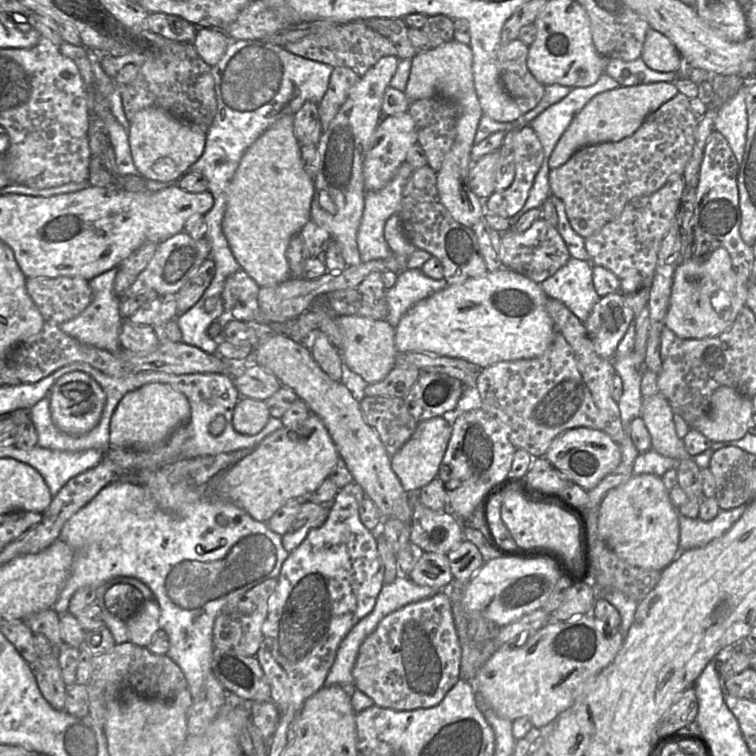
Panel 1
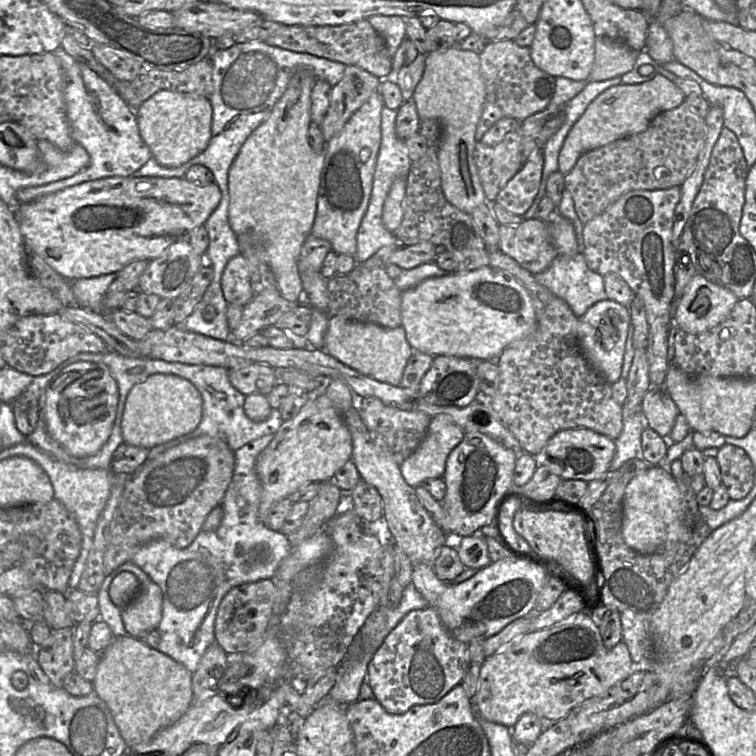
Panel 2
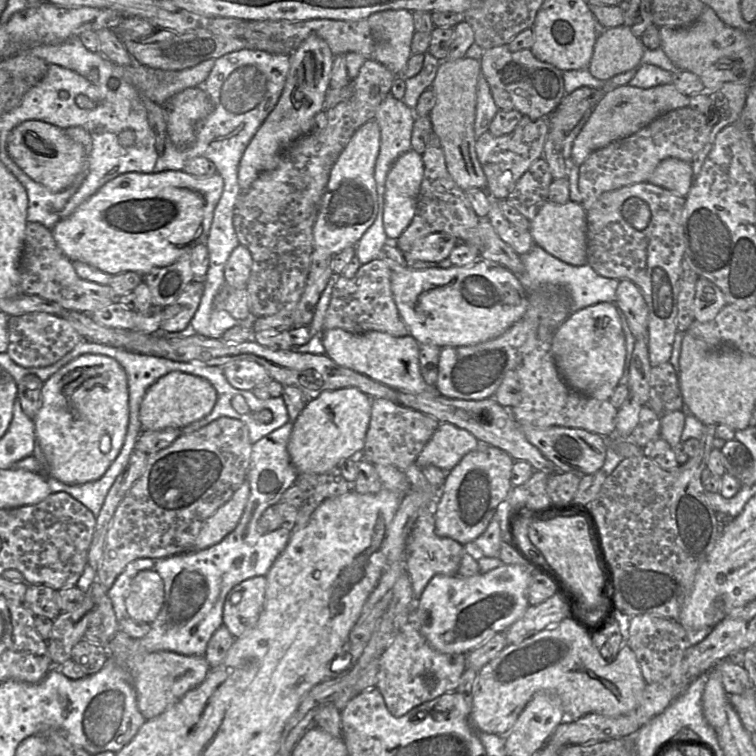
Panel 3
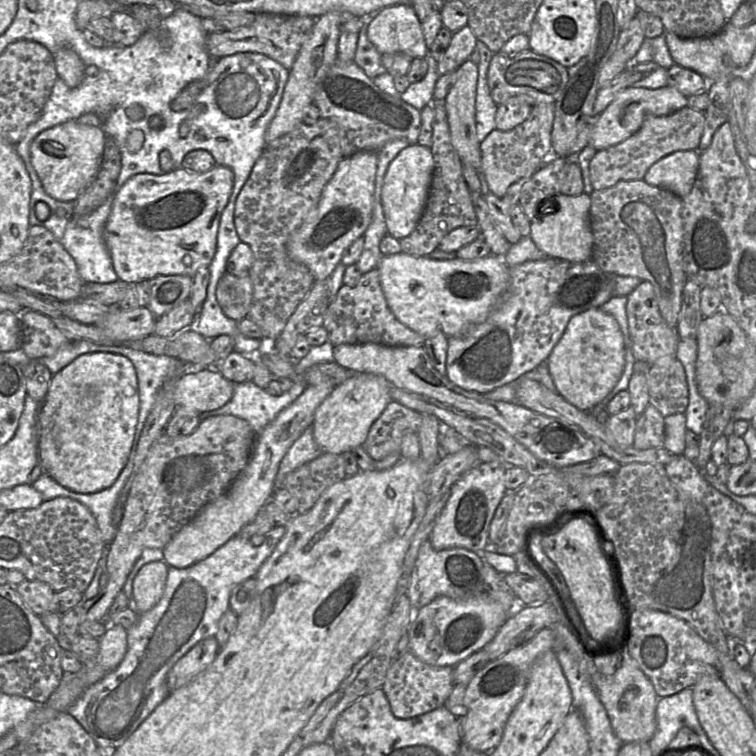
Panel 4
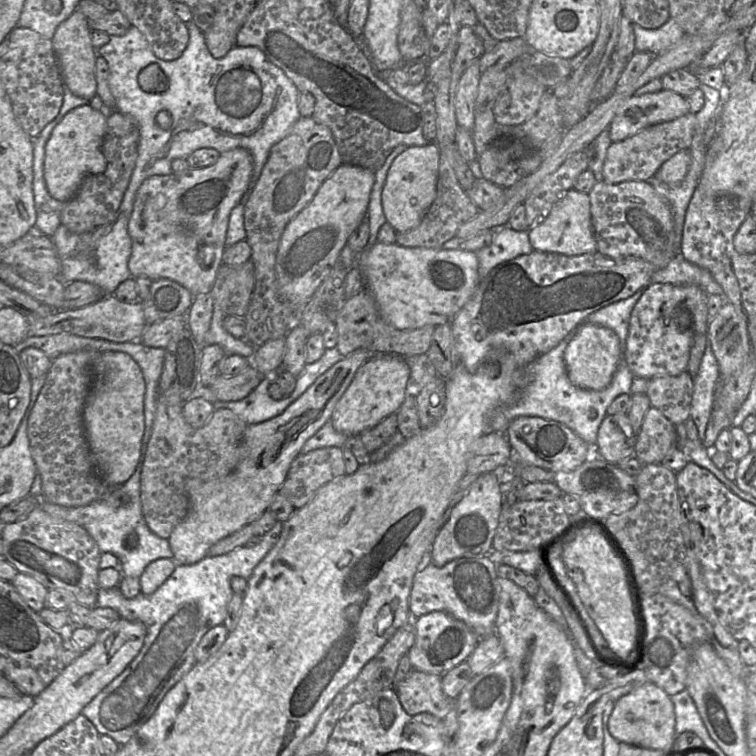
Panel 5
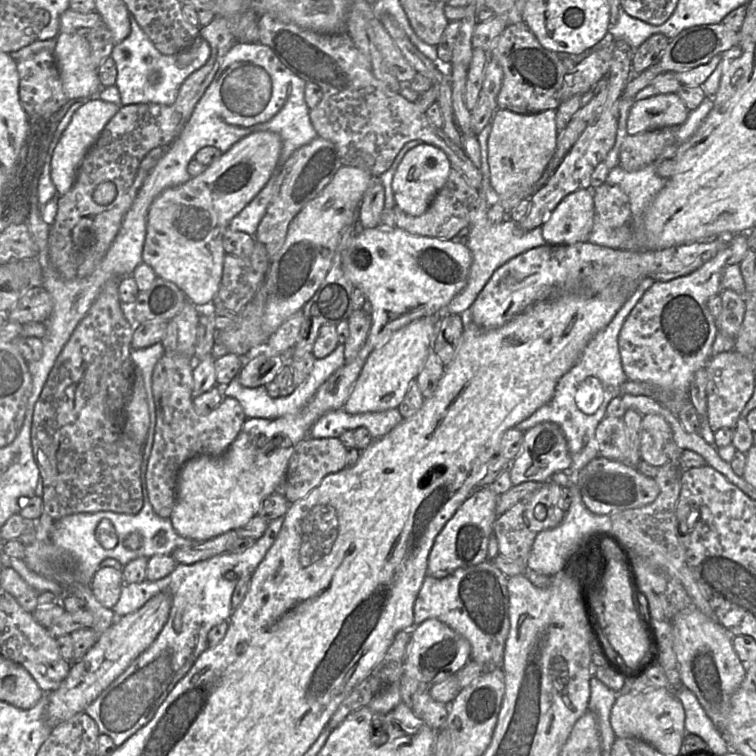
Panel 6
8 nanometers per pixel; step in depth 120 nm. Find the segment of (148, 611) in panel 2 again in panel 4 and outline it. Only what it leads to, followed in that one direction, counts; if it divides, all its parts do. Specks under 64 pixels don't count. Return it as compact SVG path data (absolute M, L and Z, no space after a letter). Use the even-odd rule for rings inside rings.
M156 561L145 564L133 580L132 605L138 614L151 610L165 590L168 564Z

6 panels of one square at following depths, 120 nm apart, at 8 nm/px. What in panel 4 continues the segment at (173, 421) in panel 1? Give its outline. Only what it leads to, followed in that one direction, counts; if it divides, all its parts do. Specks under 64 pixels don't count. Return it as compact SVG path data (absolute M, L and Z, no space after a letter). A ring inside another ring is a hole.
M215 368L181 375L175 385L176 405L199 414L216 410L231 400L233 384Z

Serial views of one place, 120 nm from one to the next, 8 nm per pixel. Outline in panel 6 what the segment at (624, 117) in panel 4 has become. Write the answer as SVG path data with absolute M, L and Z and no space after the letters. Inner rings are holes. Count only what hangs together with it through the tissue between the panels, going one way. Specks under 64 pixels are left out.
M676 93L657 94L635 101L627 119L627 134L632 136L664 127L681 126L689 112Z

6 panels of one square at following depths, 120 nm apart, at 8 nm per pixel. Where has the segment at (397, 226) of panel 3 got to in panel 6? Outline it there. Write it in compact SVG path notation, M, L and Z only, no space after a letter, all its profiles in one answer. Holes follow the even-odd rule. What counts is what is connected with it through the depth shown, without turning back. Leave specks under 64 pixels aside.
M426 143L410 149L403 157L392 179L396 205L408 215L422 215L446 183L450 170L450 161L441 149Z

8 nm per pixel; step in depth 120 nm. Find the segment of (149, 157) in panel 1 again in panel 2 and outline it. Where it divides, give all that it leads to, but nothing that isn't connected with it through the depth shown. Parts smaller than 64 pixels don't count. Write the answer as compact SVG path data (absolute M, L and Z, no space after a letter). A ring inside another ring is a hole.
M160 90L135 111L139 133L152 157L163 167L176 168L202 153L211 138L212 105L210 99Z

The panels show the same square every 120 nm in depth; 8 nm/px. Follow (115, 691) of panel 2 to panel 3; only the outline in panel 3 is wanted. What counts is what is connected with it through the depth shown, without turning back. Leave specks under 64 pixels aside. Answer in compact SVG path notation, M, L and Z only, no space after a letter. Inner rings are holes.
M119 630L115 636L105 644L108 658L113 658L118 665L128 670L136 691L138 708L146 720L152 719L179 701L188 691L199 686L210 671L210 666L204 656L185 656L170 651L152 653L138 653L139 640L130 637Z

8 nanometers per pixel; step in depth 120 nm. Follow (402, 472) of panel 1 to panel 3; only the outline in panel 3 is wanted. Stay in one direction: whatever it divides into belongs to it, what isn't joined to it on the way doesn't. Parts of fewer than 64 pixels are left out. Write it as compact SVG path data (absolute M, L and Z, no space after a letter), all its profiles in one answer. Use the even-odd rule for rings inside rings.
M442 422L414 463L421 469L433 465L449 472L466 454L479 446L479 441L470 432Z

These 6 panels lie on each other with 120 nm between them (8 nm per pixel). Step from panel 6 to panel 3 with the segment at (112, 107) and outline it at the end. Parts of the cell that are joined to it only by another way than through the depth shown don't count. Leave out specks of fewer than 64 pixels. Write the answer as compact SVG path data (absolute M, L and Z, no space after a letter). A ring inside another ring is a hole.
M37 120L24 121L11 131L7 151L26 175L53 193L61 192L75 183L88 157L84 146L70 138L65 130Z

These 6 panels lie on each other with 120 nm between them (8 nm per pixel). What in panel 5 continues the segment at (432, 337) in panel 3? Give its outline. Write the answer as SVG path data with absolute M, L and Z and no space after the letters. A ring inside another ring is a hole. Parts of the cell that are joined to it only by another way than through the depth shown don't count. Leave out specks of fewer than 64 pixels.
M376 242L358 254L356 267L365 279L383 319L399 330L451 323L475 293L479 283L474 252L424 247L403 247Z

